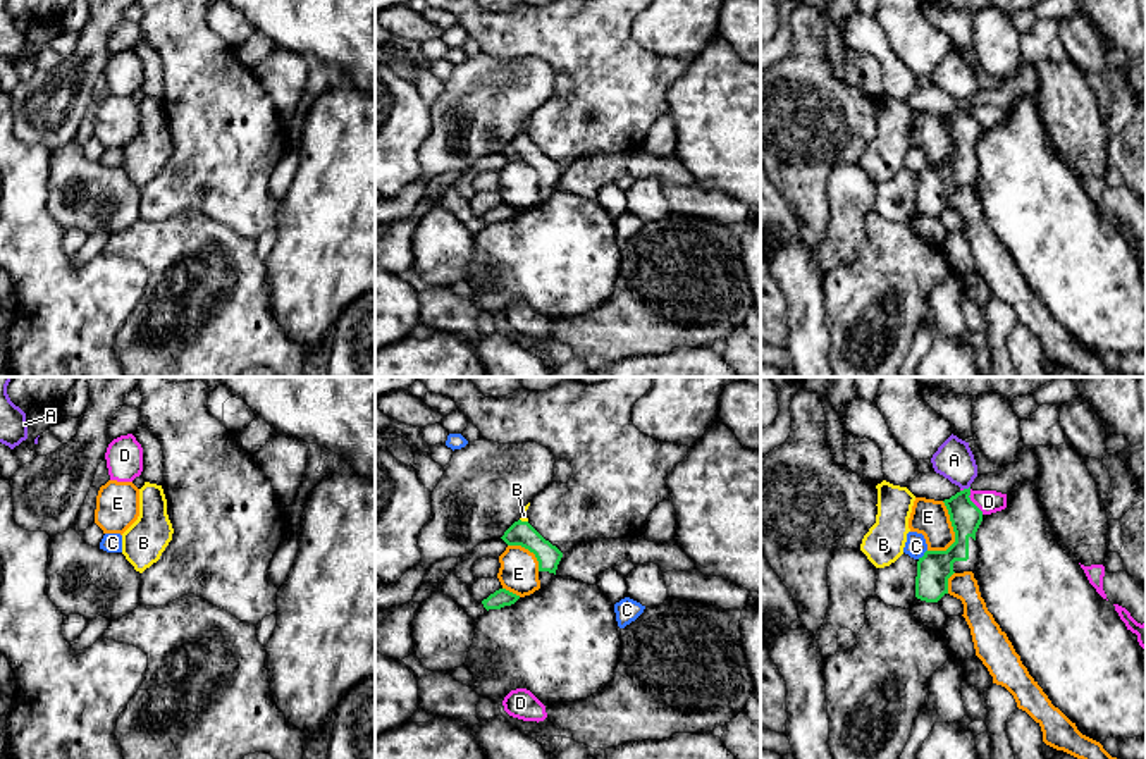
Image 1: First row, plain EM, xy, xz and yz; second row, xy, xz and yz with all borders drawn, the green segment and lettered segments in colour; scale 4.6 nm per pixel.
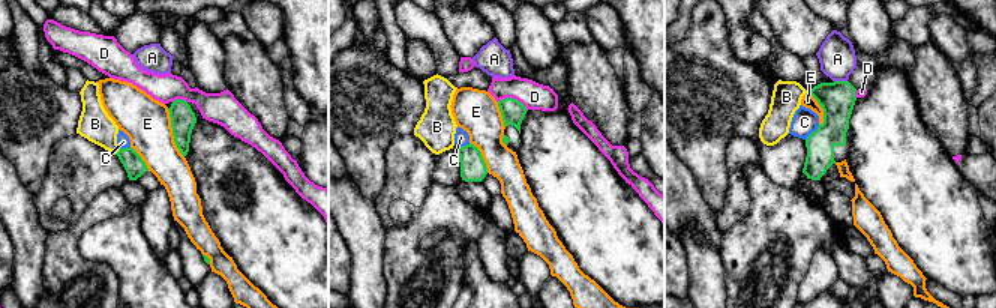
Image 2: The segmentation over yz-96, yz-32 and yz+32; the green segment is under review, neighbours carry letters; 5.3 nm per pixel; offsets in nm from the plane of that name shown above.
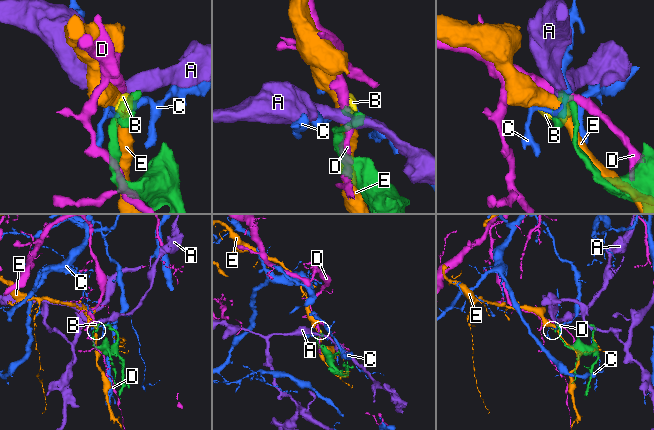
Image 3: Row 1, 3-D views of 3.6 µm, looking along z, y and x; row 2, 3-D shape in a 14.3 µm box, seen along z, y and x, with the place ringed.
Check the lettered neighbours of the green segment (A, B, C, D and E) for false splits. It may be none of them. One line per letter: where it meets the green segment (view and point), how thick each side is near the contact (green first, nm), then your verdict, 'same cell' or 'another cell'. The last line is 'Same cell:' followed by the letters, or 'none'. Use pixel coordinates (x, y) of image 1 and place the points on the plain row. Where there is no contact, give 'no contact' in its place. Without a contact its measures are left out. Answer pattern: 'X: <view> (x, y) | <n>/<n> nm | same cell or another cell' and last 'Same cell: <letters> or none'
A: yz (966, 104) | 150/180 nm | another cell
B: xz (523, 136) | 110/30 nm | same cell
C: yz (924, 169) | 160/100 nm | another cell
D: yz (971, 116) | 150/110 nm | another cell
E: yz (955, 148) | 160/170 nm | another cell
Same cell: B

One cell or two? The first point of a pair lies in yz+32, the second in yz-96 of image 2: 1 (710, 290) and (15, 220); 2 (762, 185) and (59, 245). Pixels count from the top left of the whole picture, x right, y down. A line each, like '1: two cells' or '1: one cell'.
1: one cell
2: one cell

